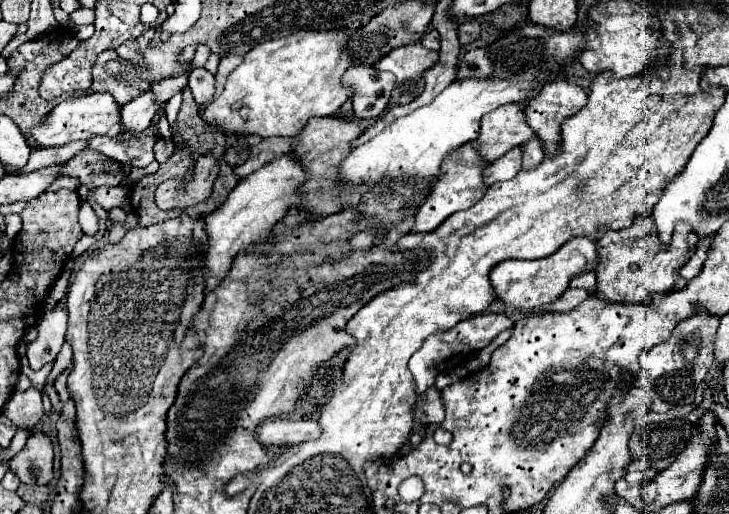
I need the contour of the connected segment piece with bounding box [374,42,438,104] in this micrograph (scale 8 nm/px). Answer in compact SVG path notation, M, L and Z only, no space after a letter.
M416 42L388 52L386 56L382 56L382 60L378 60L378 64L374 64L374 68L392 72L396 78L390 104L408 104L422 94L422 74L436 62L438 52L428 50Z

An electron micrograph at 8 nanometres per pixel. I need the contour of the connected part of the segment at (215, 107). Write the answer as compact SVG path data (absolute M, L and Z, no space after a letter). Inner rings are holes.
M340 28L340 30L330 30L330 32L302 32L302 30L298 30L298 32L292 32L290 36L268 40L268 42L262 42L262 44L254 46L244 56L242 64L228 76L224 92L210 104L210 108L204 108L202 120L208 122L208 124L214 124L214 126L222 126L224 130L228 130L232 134L260 134L262 138L268 138L268 136L296 136L306 126L306 122L310 118L314 118L314 116L334 116L334 112L352 96L352 88L348 88L348 86L342 84L342 76L352 66L352 60L354 60L354 56L350 56L350 50L348 50L348 42L350 42L352 34L354 34L354 30L350 30L350 28ZM240 110L246 112L246 120L240 116Z

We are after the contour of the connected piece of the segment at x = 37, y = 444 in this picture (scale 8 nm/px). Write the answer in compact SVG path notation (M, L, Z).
M30 434L26 446L10 460L10 470L20 478L22 484L48 484L54 478L54 446L46 434Z

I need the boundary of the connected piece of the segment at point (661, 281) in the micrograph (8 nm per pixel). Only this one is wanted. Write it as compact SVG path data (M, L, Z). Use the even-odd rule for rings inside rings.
M678 224L674 232L672 246L656 244L656 242L634 242L634 238L626 238L626 230L606 232L596 242L596 292L594 296L606 302L618 304L650 304L652 294L674 290L676 280L680 278L676 270L680 270L696 250L696 236Z

